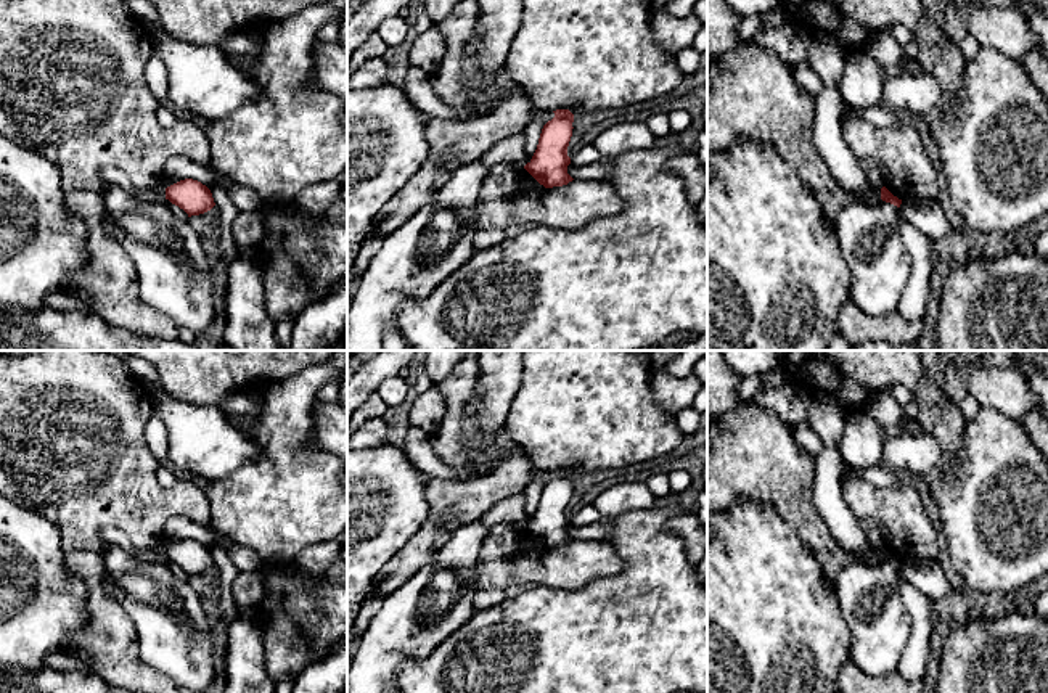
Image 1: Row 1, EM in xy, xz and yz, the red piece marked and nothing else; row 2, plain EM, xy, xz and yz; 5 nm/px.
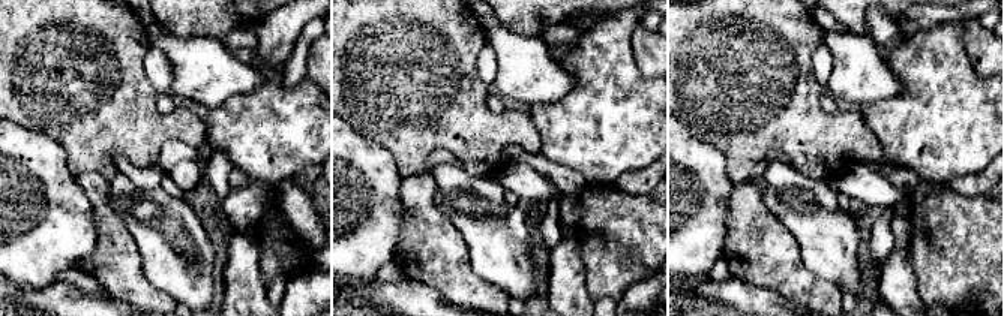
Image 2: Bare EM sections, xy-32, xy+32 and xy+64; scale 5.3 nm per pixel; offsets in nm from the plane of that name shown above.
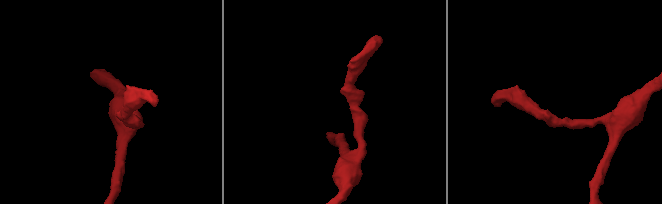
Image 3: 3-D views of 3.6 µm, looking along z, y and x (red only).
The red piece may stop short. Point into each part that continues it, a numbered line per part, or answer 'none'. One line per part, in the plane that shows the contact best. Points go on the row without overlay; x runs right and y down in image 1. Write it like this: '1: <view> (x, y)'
none

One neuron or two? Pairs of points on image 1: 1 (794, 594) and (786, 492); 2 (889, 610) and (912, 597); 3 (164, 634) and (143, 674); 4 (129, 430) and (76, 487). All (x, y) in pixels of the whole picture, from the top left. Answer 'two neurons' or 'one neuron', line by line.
1: two neurons
2: two neurons
3: two neurons
4: one neuron

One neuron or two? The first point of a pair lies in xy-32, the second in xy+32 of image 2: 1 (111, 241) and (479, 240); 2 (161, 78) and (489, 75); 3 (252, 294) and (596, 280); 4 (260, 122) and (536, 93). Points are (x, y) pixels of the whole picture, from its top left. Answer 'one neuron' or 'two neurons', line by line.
1: two neurons
2: one neuron
3: two neurons
4: two neurons

